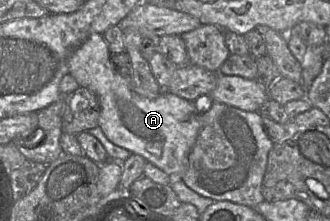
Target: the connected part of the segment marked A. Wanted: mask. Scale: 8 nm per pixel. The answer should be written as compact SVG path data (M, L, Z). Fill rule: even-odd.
M94 33L76 48L68 57L68 74L72 75L80 87L94 92L100 104L98 127L115 145L133 154L139 154L148 162L173 178L181 178L187 168L187 158L194 146L201 128L201 114L194 101L189 101L168 91L162 91L156 98L147 98L132 90L129 78L117 73L111 63L111 52L103 34Z

